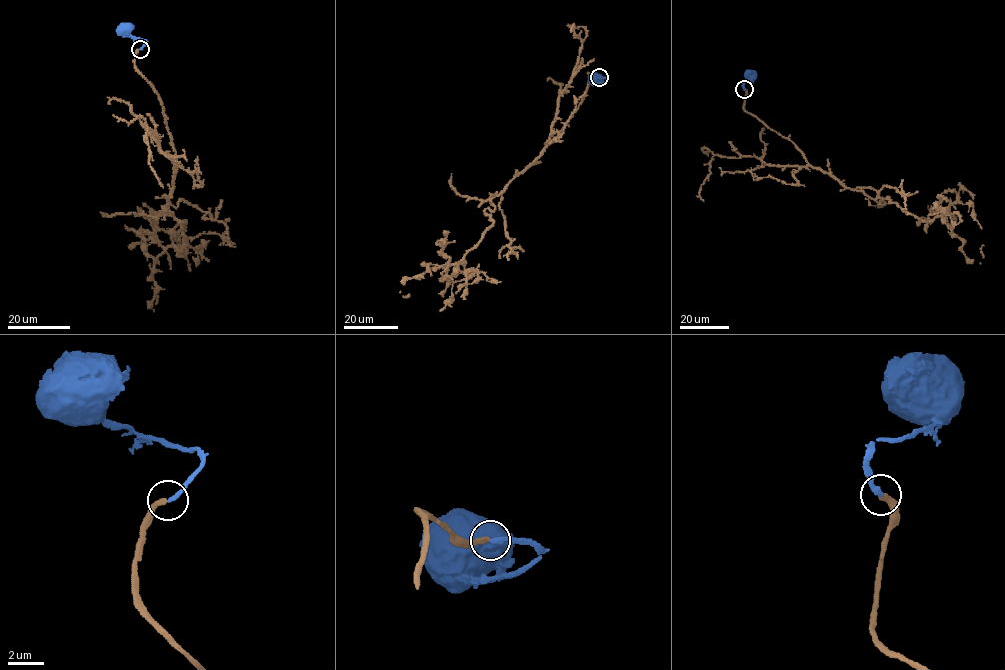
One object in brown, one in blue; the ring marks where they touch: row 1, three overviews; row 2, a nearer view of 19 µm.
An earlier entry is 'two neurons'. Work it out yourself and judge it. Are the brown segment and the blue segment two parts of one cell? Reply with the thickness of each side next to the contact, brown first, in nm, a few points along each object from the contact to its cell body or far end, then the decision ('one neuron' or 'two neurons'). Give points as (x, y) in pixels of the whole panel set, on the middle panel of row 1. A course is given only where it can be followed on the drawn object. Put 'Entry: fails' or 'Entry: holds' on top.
Entry: holds
calibres 240 and 280 nm; course brown (599, 77), (588, 73), (556, 137), (491, 200), (479, 243), (404, 281), (408, 296); course blue (599, 77), (606, 80), (596, 84), (594, 79); two neurons

